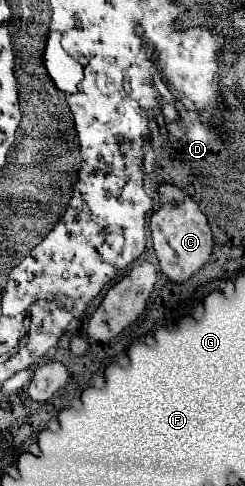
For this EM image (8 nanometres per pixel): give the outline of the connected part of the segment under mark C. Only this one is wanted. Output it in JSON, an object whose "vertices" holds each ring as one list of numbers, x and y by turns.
{"vertices":[[159,184,159,210,151,216,151,238,153,248,159,258,161,272,173,282,185,282,191,278,211,256,213,250,213,236,207,224,205,214,199,210,195,200,185,194,181,188,173,184]]}

